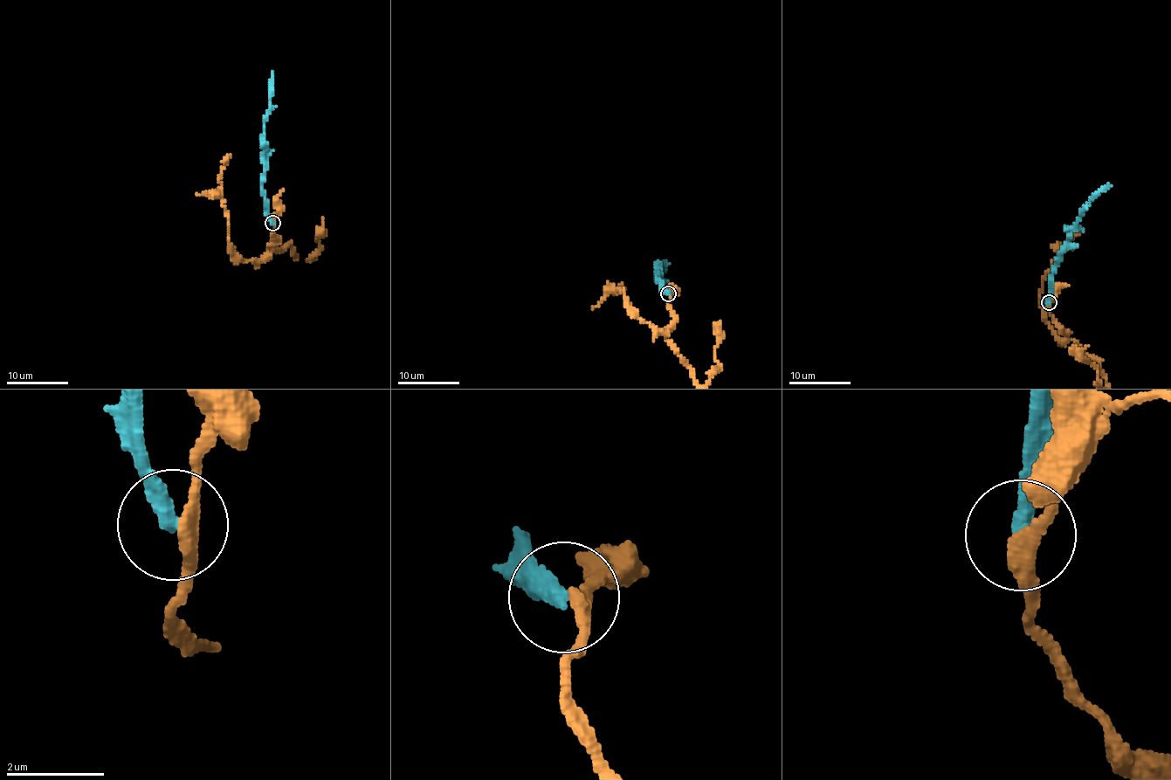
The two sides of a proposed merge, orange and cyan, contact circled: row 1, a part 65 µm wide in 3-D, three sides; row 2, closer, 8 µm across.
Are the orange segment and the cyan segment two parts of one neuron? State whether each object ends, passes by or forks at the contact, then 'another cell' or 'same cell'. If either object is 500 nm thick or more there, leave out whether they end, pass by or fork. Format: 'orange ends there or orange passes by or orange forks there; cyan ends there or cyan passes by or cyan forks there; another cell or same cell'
orange passes by; cyan ends there; another cell

